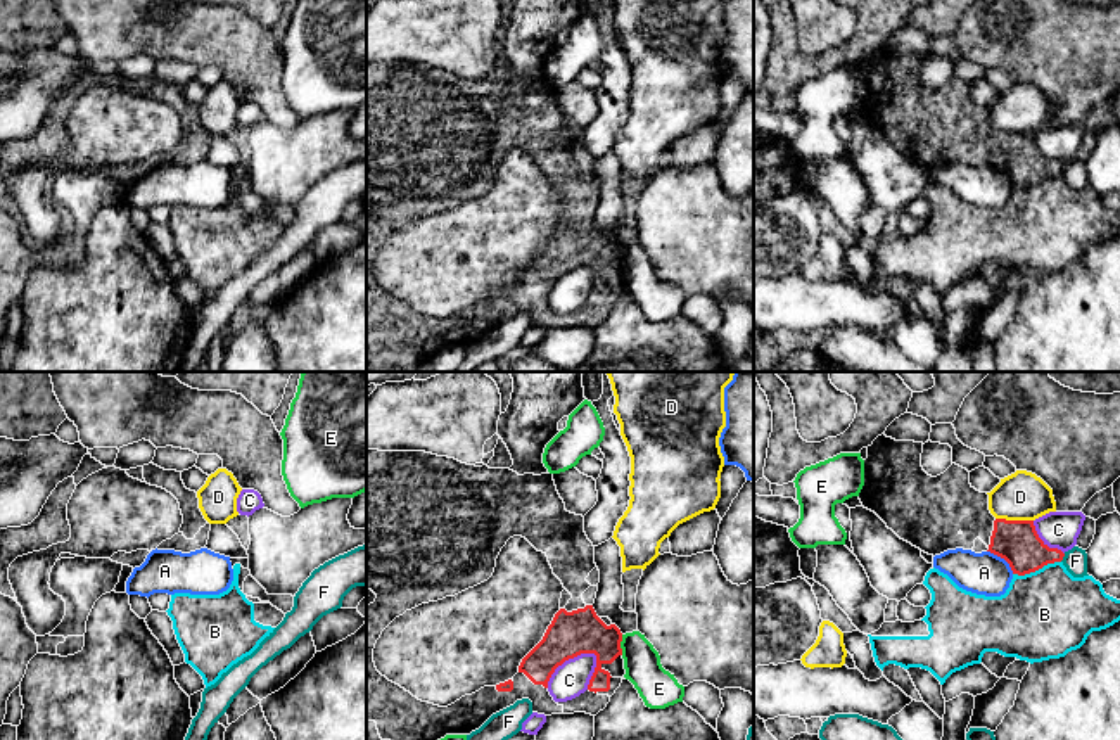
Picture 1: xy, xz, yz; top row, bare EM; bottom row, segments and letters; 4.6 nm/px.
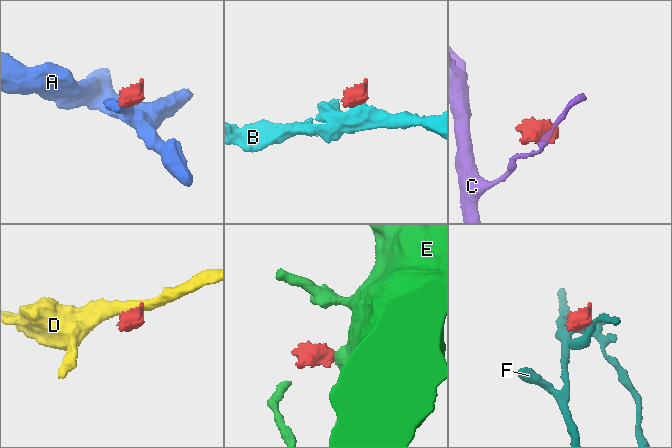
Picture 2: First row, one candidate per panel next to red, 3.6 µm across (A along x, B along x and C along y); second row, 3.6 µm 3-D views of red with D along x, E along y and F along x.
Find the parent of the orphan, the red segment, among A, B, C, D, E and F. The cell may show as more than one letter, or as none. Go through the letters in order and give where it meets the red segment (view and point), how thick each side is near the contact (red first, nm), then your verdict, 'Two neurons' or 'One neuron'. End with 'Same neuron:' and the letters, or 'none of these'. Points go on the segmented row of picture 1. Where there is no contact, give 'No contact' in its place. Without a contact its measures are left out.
A: Touches red at yz (1003, 557). Thickness 200 nm (red) against 190 nm. Two neurons
B: Touches red at yz (1036, 569). Thickness 200 nm (red) against 420 nm. Two neurons
C: Touches red at xz (567, 659). Thickness 200 nm (red) against 160 nm. Two neurons
D: Touches red at yz (1015, 521). Thickness 200 nm (red) against 220 nm. Two neurons
E: Touches red at xz (619, 645). Thickness 200 nm (red) against 170 nm. Two neurons
F: Touches red at yz (1063, 555). Thickness 200 nm (red) against 110 nm. Two neurons
Same neuron: none of these

